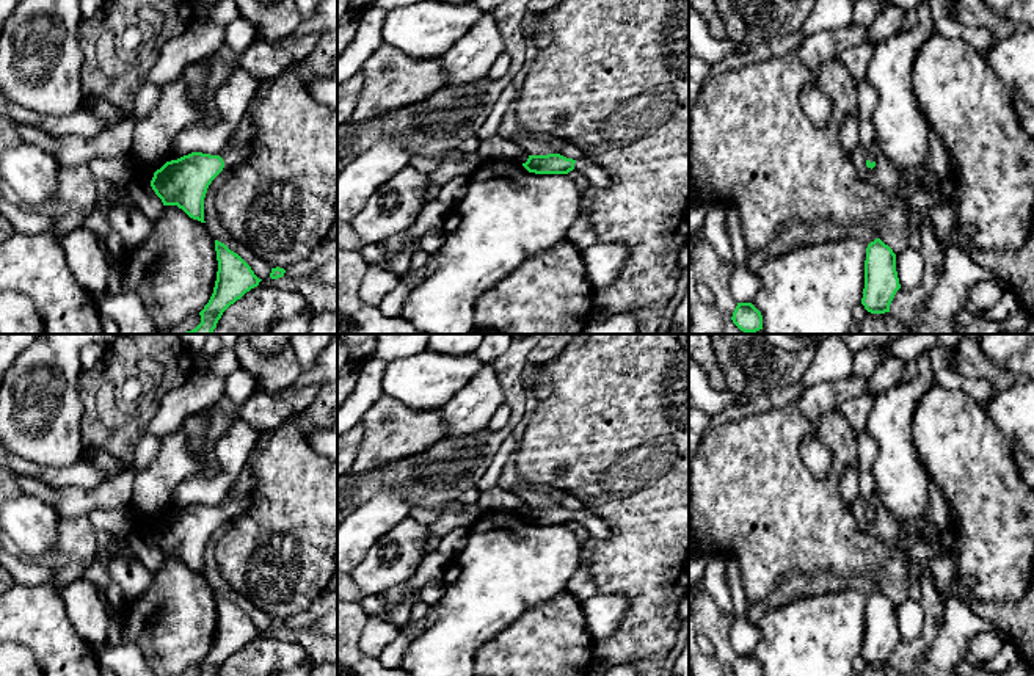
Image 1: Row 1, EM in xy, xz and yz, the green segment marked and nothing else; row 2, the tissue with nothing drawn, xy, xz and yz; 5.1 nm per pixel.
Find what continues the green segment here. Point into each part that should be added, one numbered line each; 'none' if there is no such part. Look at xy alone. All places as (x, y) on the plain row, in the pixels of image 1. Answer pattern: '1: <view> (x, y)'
1: xy (233, 510)

